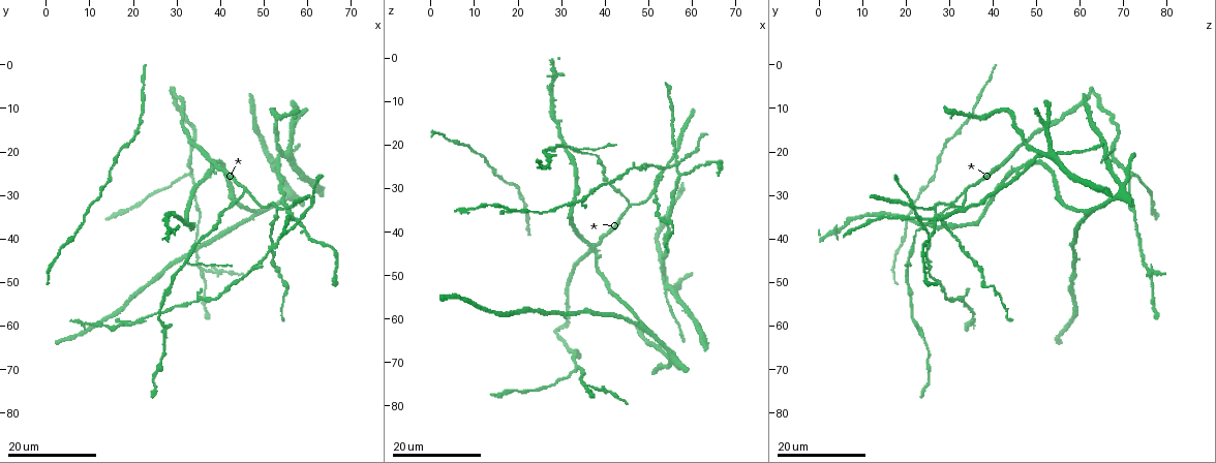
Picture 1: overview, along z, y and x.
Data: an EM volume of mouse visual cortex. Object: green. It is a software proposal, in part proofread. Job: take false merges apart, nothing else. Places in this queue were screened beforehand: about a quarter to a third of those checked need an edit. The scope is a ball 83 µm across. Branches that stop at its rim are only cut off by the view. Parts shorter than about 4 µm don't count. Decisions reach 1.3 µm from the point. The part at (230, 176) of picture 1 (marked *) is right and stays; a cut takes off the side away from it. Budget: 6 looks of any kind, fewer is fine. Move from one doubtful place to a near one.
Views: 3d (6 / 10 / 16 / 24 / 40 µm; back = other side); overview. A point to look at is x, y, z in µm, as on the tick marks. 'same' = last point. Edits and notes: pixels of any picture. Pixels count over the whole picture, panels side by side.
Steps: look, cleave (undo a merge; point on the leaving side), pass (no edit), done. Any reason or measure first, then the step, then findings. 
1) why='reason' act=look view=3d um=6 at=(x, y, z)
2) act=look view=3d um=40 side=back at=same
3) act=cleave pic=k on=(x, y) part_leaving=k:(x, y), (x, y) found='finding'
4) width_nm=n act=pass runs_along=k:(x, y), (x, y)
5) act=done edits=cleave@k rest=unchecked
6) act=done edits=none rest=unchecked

why='four or more arms meet' act=look view=3d um=24 at=(38.0, 24.5, 45.5)

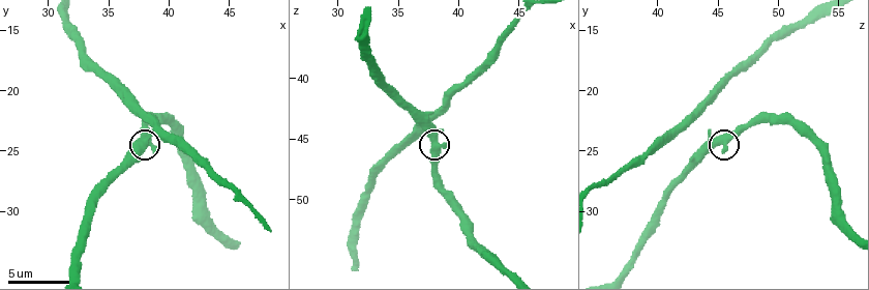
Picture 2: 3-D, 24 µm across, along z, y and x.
why='zoom in' act=look view=3d um=6 at=(37.8, 24.2, 45.0)

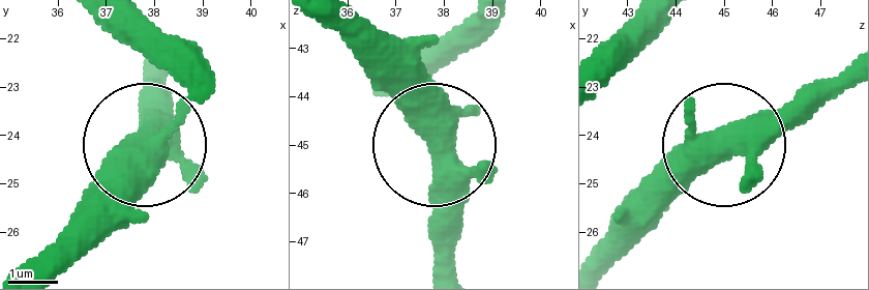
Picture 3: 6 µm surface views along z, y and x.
side_arm_um=60 act=pass runs_along=3:(493, 24), (469, 49), (469, 110), (437, 139), (375, 77) found='one cell here'

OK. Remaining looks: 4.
why='thick turns thin' act=look view=3d um=16 at=(55.0, 51.5, 38.0)

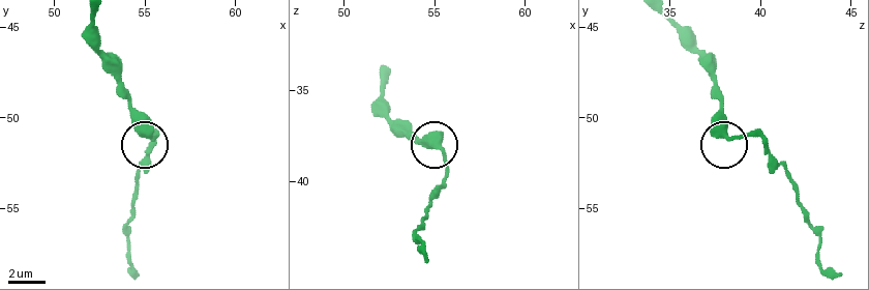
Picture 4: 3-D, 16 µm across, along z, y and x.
act=look view=3d um=10 at=(55.3, 51.0, 38.4)

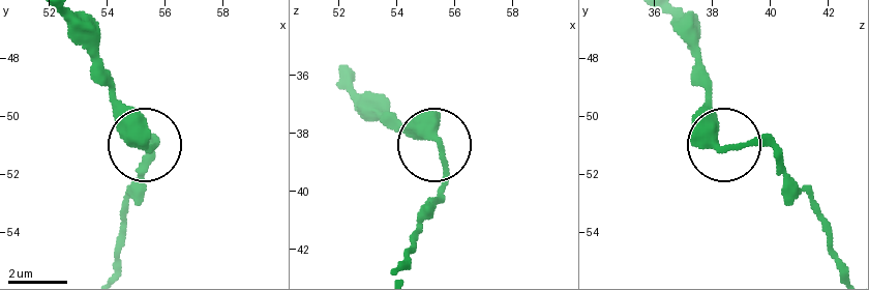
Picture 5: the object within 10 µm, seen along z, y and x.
why='zoom in' act=look view=3d um=6 at=(55.3, 50.9, 38.3)

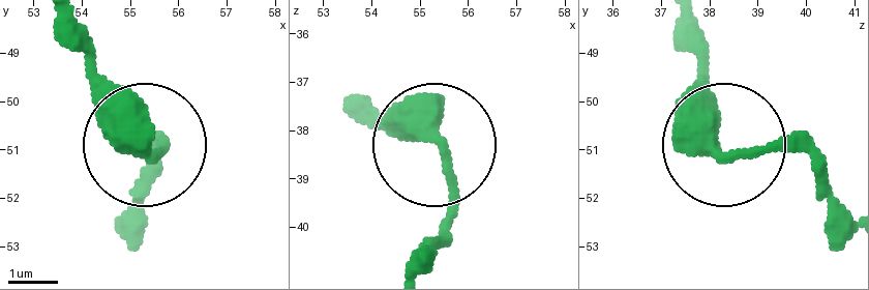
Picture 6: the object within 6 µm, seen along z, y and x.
act=pass runs_along=6:(354, 99), (444, 162), (444, 244) found='continuous, no second cell'

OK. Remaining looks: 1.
act=done edits=none rest=unchecked

